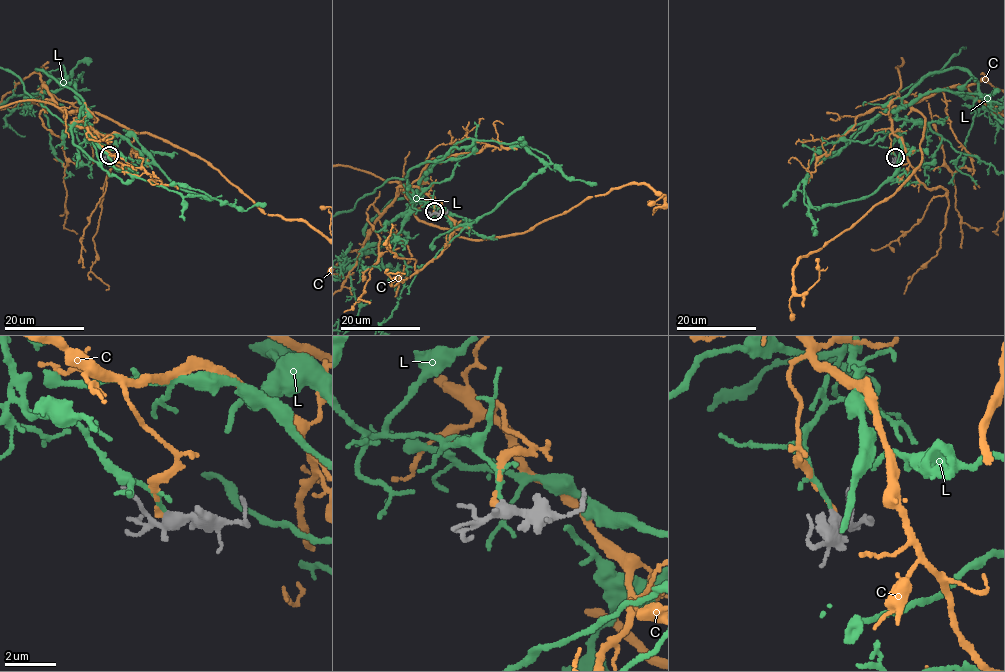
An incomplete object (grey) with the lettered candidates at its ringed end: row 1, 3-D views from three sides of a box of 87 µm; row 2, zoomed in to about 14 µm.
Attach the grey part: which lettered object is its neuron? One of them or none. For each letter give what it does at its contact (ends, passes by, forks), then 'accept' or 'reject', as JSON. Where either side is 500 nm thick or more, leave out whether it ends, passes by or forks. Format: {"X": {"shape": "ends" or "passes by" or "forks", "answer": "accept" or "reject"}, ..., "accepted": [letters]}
{"C": {"shape": "ends", "answer": "reject"}, "L": {"shape": "ends", "answer": "accept"}, "accepted": ["L"]}

